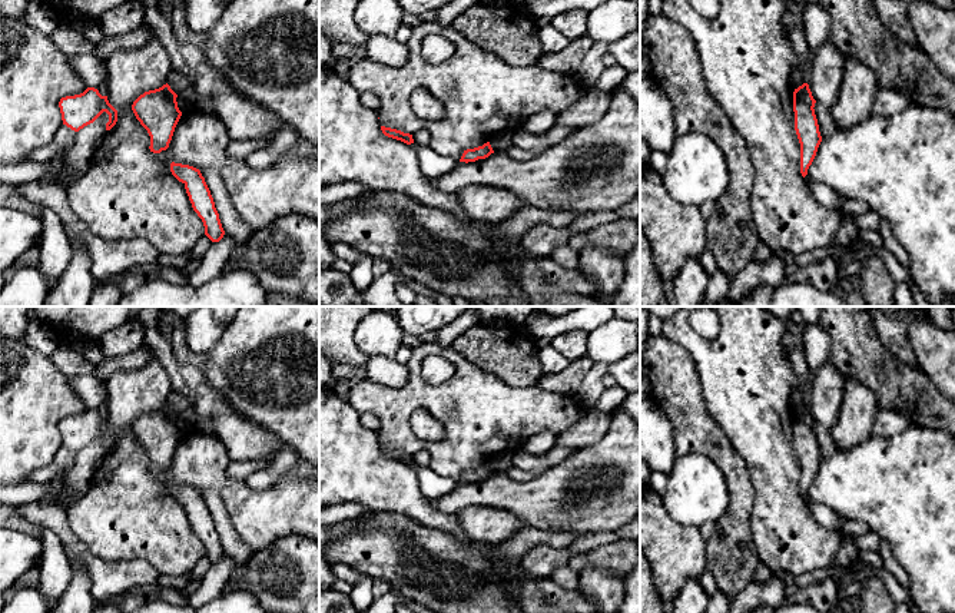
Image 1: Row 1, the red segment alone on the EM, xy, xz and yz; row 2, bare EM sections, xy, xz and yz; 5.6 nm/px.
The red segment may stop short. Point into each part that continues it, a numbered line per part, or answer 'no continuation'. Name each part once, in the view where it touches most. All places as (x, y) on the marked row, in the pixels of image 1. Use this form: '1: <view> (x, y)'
no continuation

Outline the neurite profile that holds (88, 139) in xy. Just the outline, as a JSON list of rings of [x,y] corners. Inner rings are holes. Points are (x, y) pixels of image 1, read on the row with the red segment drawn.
[[[103,112],[93,123],[76,132],[74,143],[63,160],[73,173],[73,182],[77,182],[89,170],[94,150],[107,132],[107,122],[109,115]]]

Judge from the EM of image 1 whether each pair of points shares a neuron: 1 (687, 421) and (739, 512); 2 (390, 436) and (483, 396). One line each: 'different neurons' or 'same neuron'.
1: same neuron
2: same neuron

